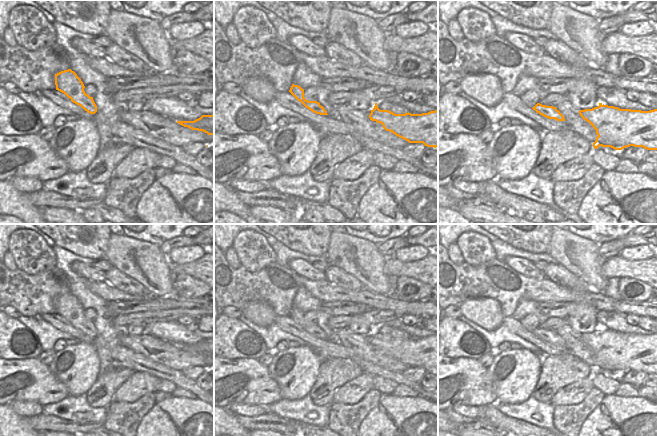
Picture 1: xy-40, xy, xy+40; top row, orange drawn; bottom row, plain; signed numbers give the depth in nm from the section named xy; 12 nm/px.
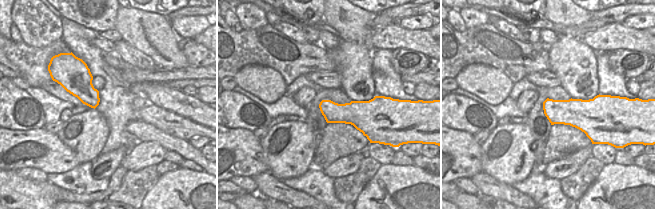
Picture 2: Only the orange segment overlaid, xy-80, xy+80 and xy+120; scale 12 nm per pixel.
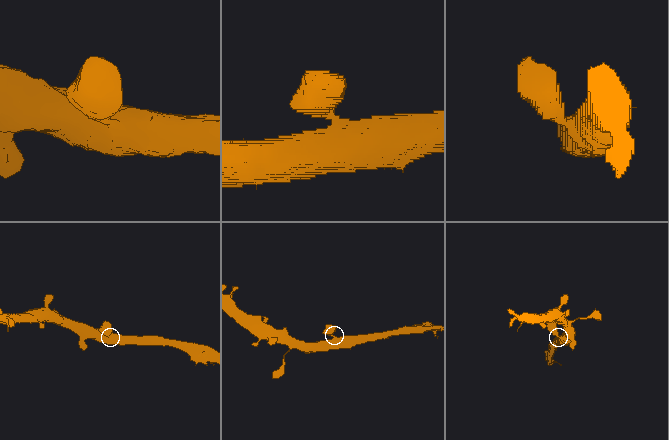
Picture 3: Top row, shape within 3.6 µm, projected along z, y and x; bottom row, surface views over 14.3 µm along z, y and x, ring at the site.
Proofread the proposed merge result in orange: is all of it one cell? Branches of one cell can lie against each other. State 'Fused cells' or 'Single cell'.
Single cell.

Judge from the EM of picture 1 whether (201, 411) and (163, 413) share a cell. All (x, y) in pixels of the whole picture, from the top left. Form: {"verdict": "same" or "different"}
{"verdict": "same"}

